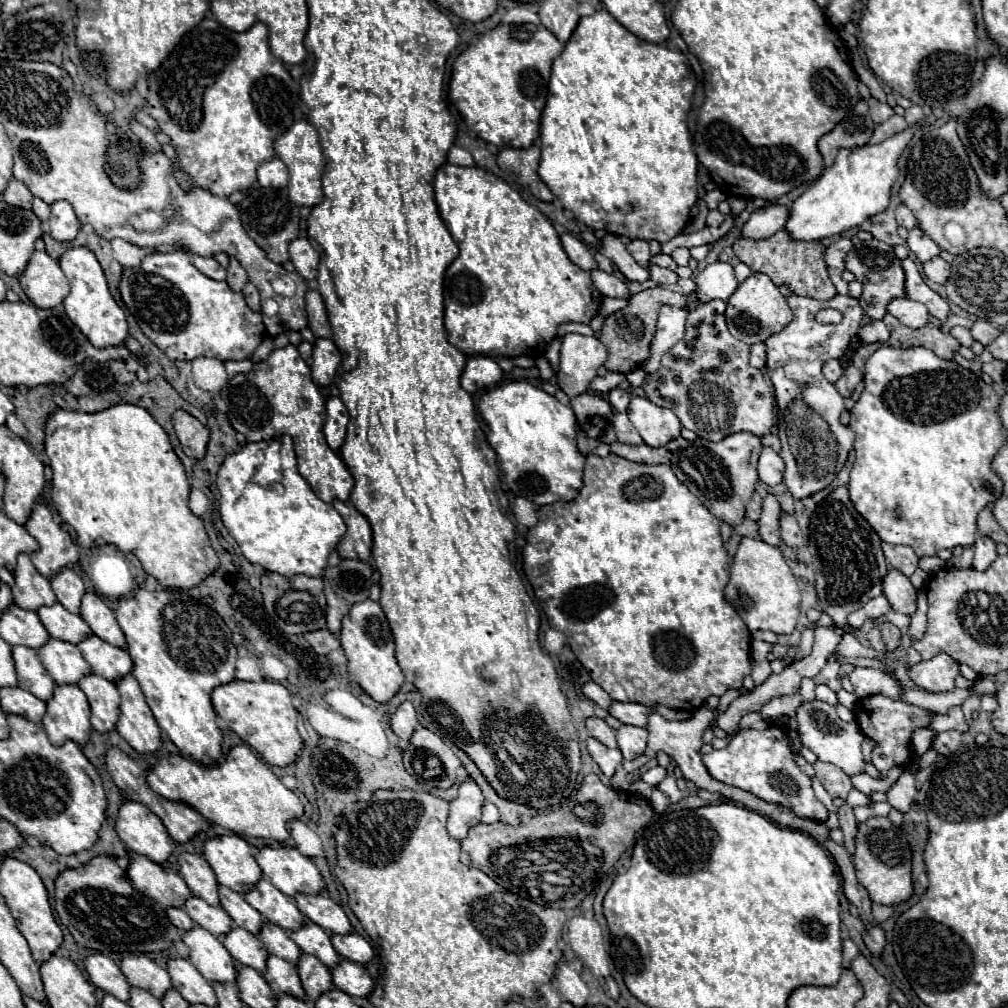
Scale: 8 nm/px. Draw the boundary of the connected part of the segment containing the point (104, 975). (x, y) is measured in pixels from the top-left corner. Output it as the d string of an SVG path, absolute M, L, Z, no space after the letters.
M93 954L85 960L89 978L95 986L99 986L101 990L113 994L115 998L127 1002L129 1000L129 982L125 978L125 974L121 972L121 968L117 966L117 962L113 962L111 958L103 956L103 954Z

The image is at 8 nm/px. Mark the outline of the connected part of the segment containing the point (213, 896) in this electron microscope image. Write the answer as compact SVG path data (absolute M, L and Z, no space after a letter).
M181 854L179 866L181 866L181 876L185 878L191 892L203 898L207 904L219 906L219 894L217 894L219 884L207 860L201 858L199 854Z

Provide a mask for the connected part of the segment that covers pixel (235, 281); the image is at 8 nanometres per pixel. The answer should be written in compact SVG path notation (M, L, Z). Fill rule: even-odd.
M231 258L231 264L229 264L229 268L227 268L227 284L229 284L229 288L233 290L233 292L241 292L243 290L243 286L245 286L245 282L247 282L247 272L243 270L243 266L239 264L239 262L235 262L235 258Z

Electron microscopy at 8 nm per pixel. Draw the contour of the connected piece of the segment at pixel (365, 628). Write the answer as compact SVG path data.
M363 600L351 606L349 614L343 618L343 628L339 632L339 642L343 646L343 652L349 660L349 674L353 674L355 682L375 700L375 702L387 702L391 700L401 684L405 682L405 676L395 660L395 642L389 628L389 622L385 618L385 612L381 610L379 602Z

